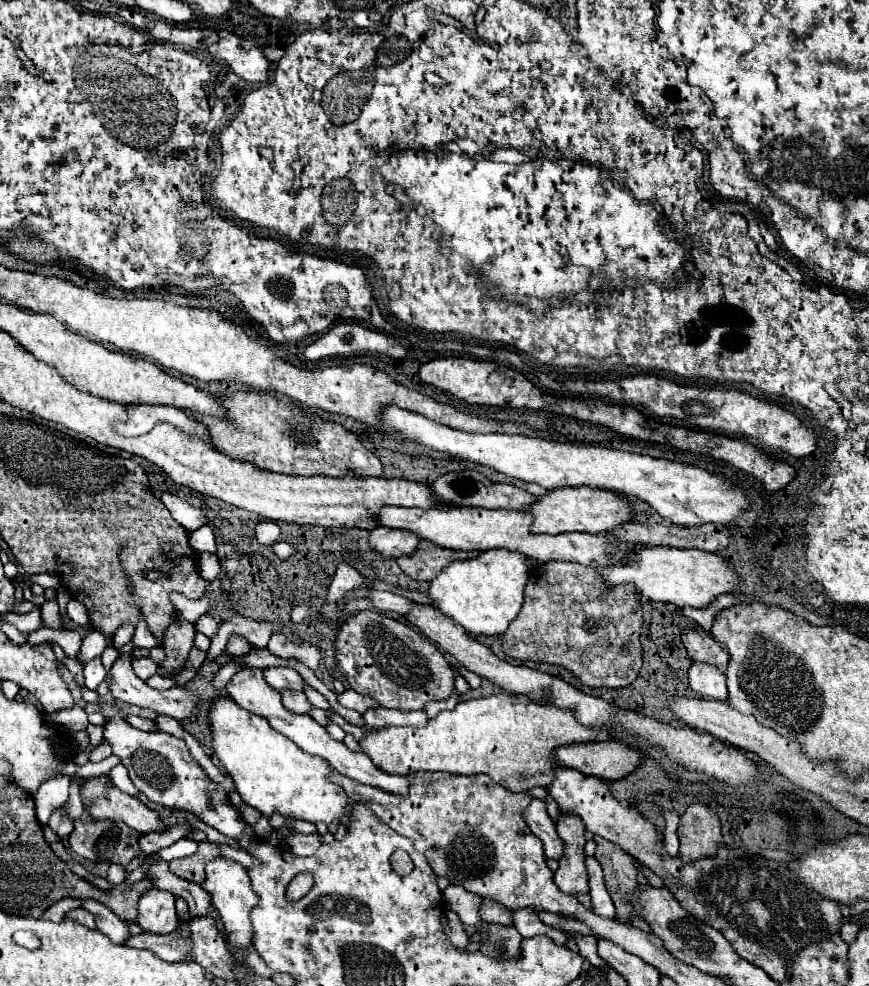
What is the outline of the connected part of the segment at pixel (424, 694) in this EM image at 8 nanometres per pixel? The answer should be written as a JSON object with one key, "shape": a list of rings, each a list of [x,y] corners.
{"shape":[[[368,609],[356,615],[350,615],[342,629],[336,635],[336,659],[338,669],[350,683],[350,687],[362,695],[368,695],[376,699],[382,707],[392,707],[400,711],[412,711],[412,709],[424,709],[424,703],[432,699],[448,699],[454,691],[454,667],[452,663],[438,651],[434,643],[430,643],[424,635],[414,631],[410,625],[406,625],[400,619],[388,617],[380,611]]]}

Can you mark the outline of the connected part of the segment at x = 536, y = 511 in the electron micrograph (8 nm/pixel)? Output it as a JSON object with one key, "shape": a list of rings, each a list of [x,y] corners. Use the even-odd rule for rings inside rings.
{"shape":[[[560,487],[548,491],[538,501],[528,505],[526,511],[532,515],[532,527],[530,527],[532,533],[554,533],[554,535],[566,531],[604,533],[630,519],[630,507],[622,499],[622,495],[592,487]]]}

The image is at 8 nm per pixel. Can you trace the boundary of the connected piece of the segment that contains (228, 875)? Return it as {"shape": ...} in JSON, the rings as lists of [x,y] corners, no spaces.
{"shape":[[[216,857],[206,865],[206,881],[202,883],[202,887],[212,895],[212,905],[222,917],[226,933],[230,935],[228,945],[234,943],[234,947],[242,947],[242,943],[252,941],[252,927],[248,915],[250,915],[250,907],[254,907],[254,903],[258,901],[258,895],[254,895],[250,887],[250,877],[246,869],[232,859]]]}

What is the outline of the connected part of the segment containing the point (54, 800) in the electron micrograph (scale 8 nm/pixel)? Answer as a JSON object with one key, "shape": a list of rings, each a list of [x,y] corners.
{"shape":[[[56,777],[56,779],[42,783],[38,793],[34,795],[36,815],[38,815],[38,821],[42,825],[48,823],[54,809],[62,807],[68,801],[68,785],[70,785],[68,777]]]}

